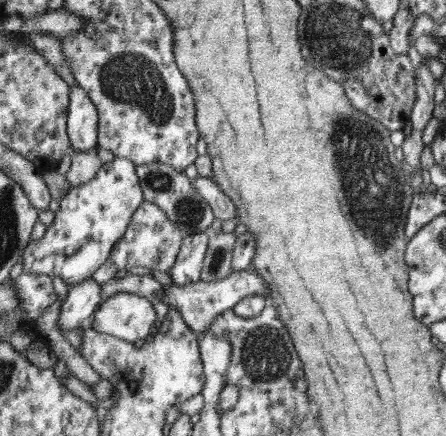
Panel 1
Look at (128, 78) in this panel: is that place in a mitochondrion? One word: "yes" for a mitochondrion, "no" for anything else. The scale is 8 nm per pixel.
yes

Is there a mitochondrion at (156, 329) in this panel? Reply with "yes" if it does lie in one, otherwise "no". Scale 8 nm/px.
no

